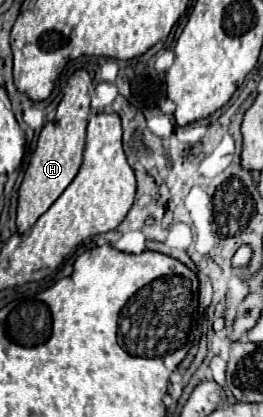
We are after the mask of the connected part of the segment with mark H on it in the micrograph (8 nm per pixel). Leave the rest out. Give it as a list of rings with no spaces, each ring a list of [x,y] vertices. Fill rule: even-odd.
[[[85,69],[75,71],[67,85],[65,95],[57,107],[55,119],[47,121],[43,131],[39,133],[35,153],[31,155],[29,167],[25,171],[25,177],[19,185],[19,205],[17,205],[17,231],[23,235],[27,233],[35,221],[59,199],[59,195],[67,189],[67,185],[75,179],[85,146],[87,119],[90,114],[91,95],[90,89],[94,89],[92,78]]]

